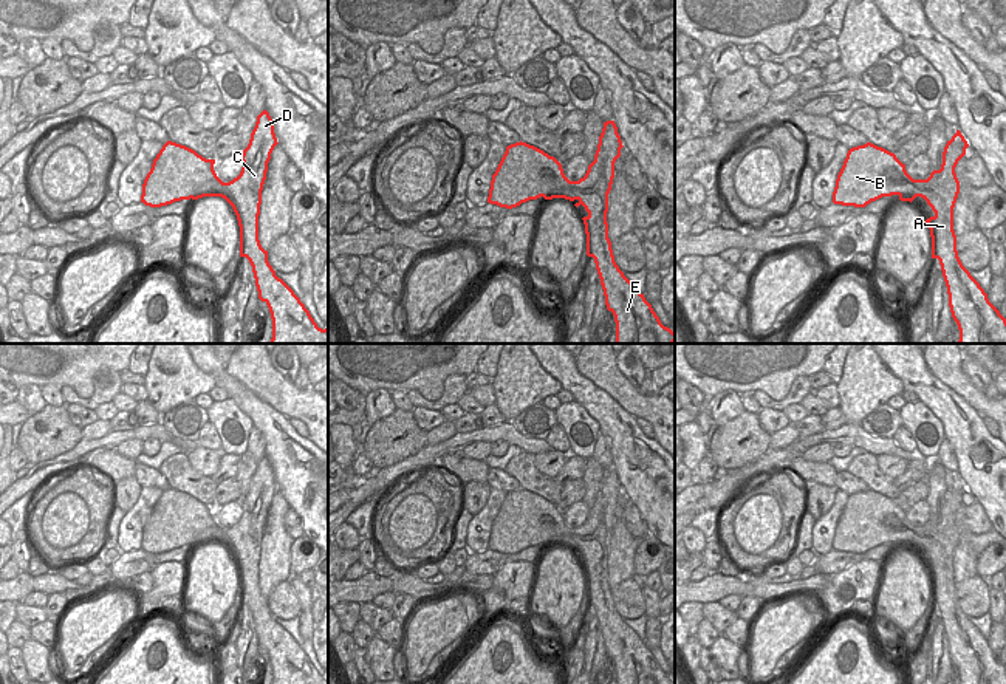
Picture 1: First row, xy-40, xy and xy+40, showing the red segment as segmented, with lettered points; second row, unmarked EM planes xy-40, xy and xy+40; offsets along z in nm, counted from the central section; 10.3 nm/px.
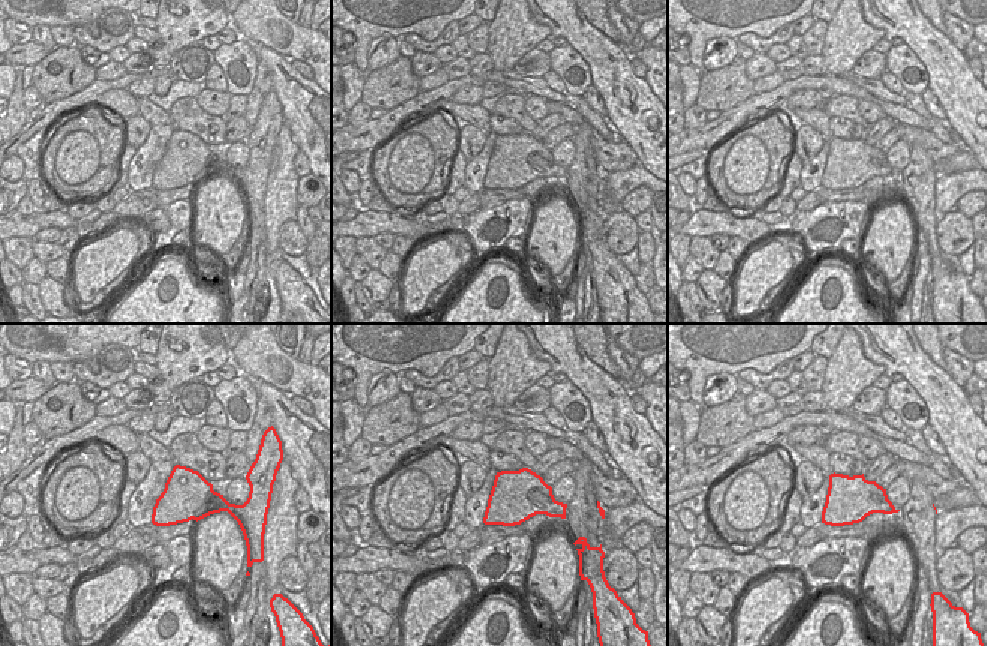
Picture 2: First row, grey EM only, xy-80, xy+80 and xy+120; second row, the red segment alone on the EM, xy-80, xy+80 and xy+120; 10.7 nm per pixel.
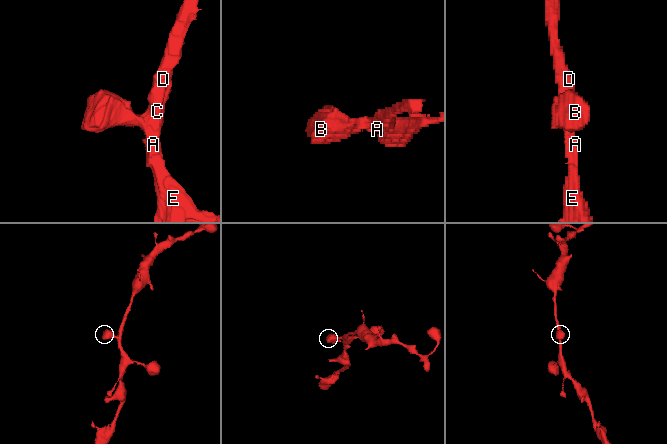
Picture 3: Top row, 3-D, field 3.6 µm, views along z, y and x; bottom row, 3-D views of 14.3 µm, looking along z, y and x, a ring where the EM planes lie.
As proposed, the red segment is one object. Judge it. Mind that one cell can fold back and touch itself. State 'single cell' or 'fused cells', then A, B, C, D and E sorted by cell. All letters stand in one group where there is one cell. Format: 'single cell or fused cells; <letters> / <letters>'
single cell; A B C D E

